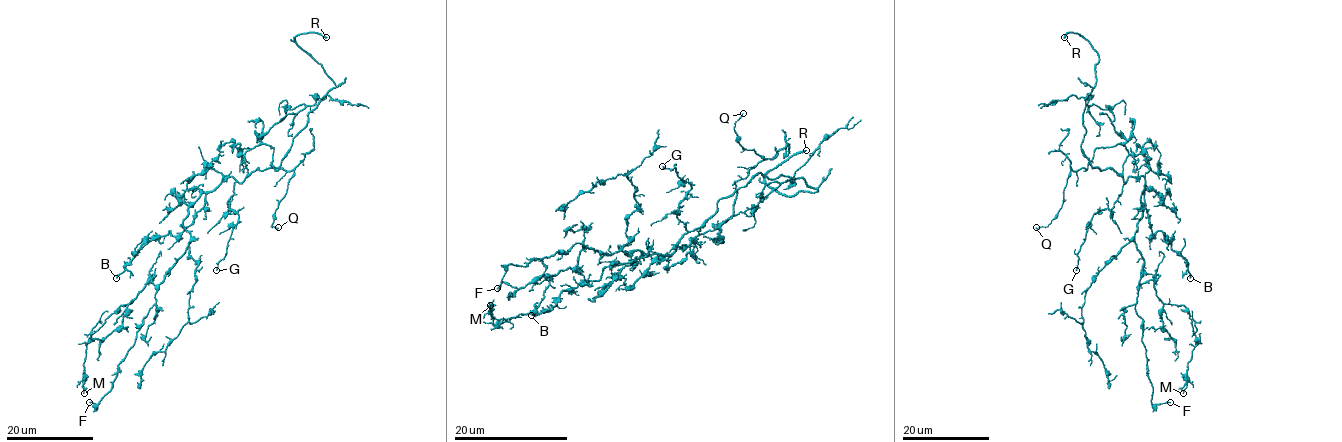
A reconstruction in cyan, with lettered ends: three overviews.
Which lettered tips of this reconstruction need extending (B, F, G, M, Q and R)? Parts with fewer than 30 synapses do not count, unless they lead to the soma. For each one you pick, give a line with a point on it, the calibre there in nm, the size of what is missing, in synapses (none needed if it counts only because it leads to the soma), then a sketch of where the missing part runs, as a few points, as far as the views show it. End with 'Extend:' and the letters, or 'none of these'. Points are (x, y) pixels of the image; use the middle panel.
B: place (531, 315); calibre 240 nm; 60 synapses; course (531, 315), (496, 330), (496, 335), (476, 352), (460, 339), (464, 345)
R: place (806, 150); calibre 260 nm
Extend: B, R

